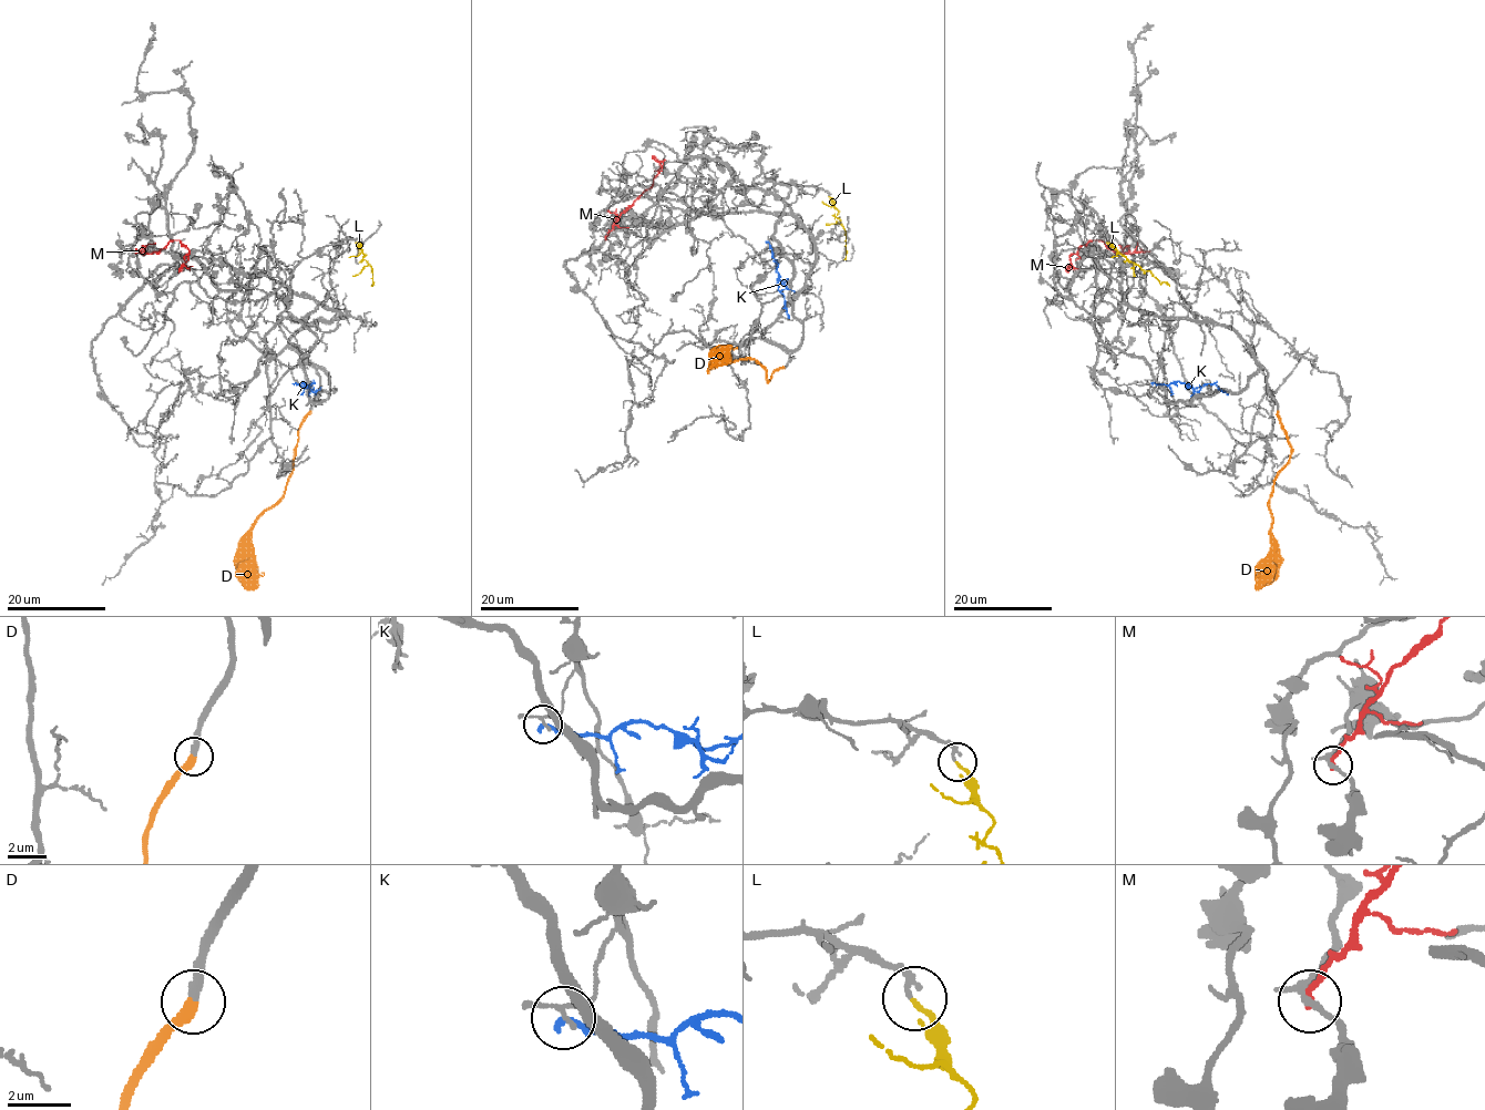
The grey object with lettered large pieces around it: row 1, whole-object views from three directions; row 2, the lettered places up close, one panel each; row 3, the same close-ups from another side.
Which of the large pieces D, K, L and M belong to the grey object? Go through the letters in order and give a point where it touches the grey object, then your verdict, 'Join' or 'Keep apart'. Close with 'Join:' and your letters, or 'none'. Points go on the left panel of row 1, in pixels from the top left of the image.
D: Touches grey at (310, 411). Join
K: Touches grey at (296, 382). Keep apart
L: Touches grey at (356, 242). Join
M: Touches grey at (132, 250). Keep apart
Join: D, L

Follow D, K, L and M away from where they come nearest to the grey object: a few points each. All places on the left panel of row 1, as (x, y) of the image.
D: (310, 410), (298, 430), (285, 493), (258, 516), (252, 531), (252, 586), (247, 589)
K: (296, 382), (298, 384), (303, 381), (305, 388), (310, 383), (315, 394)
L: (357, 243), (365, 255), (362, 258), (372, 269), (371, 286)
M: (133, 252), (159, 253), (172, 240), (180, 240), (188, 249), (178, 273)

